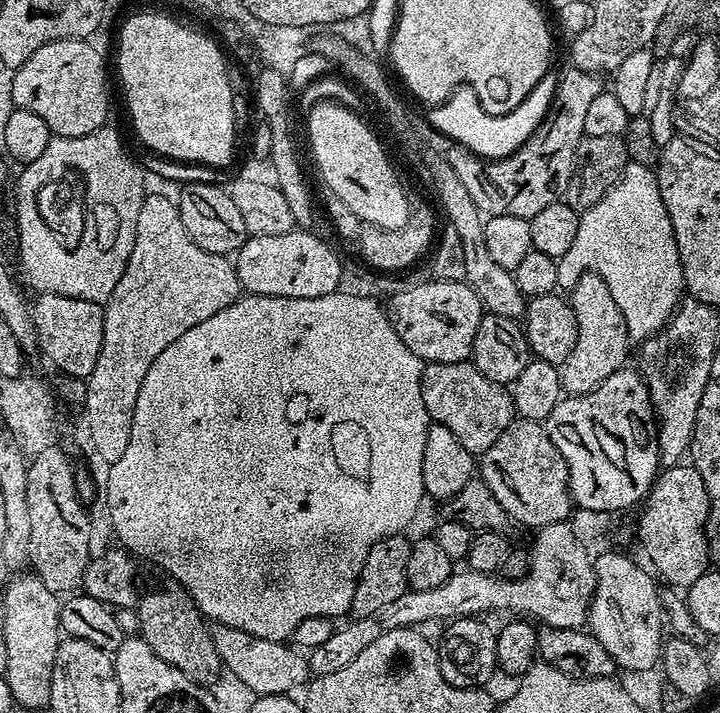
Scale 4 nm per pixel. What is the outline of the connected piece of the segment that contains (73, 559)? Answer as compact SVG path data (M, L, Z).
M55 443L31 457L26 502L30 506L31 571L52 592L68 594L81 587L90 561L88 547L92 544L92 536L88 533L85 501L76 493L74 464L60 448L61 445Z

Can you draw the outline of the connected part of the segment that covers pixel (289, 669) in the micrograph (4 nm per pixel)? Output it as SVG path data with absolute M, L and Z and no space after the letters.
M215 623L211 629L212 641L223 667L239 677L257 695L287 695L300 687L303 689L309 681L310 668L303 658L305 655L299 649L283 641L252 637L245 631L225 624Z

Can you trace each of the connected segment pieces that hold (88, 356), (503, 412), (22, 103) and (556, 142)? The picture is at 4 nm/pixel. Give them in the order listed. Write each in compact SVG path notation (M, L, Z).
M40 292L37 300L31 305L34 318L36 341L40 344L40 352L57 369L57 373L66 376L88 377L94 370L94 362L98 362L98 350L102 350L102 330L104 329L104 310L92 300L82 296L63 296L53 292Z
M468 360L446 362L445 364L425 363L422 370L422 402L426 402L428 418L432 424L441 424L470 450L474 458L484 455L494 442L498 442L502 430L510 426L516 416L512 405L512 393L505 385L490 382L482 370Z
M87 39L55 40L42 50L34 50L30 58L13 74L13 102L15 107L38 114L53 134L78 138L105 127L108 120L108 72L104 69L104 56Z
M569 67L567 71L565 76L561 75L557 79L554 98L542 122L534 130L534 134L530 134L530 138L526 138L526 142L518 146L518 150L514 150L509 156L499 158L468 158L472 160L455 161L455 168L460 173L462 182L466 184L470 197L485 217L514 214L518 218L531 220L534 214L538 214L538 210L557 203L567 193L572 168L576 165L576 151L580 141L585 137L584 127L588 107L594 103L594 98L598 98L598 94L602 91L601 77L597 73L583 72L573 67Z

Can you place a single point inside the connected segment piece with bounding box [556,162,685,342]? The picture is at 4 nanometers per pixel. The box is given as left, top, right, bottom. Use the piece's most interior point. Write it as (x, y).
(626, 237)

